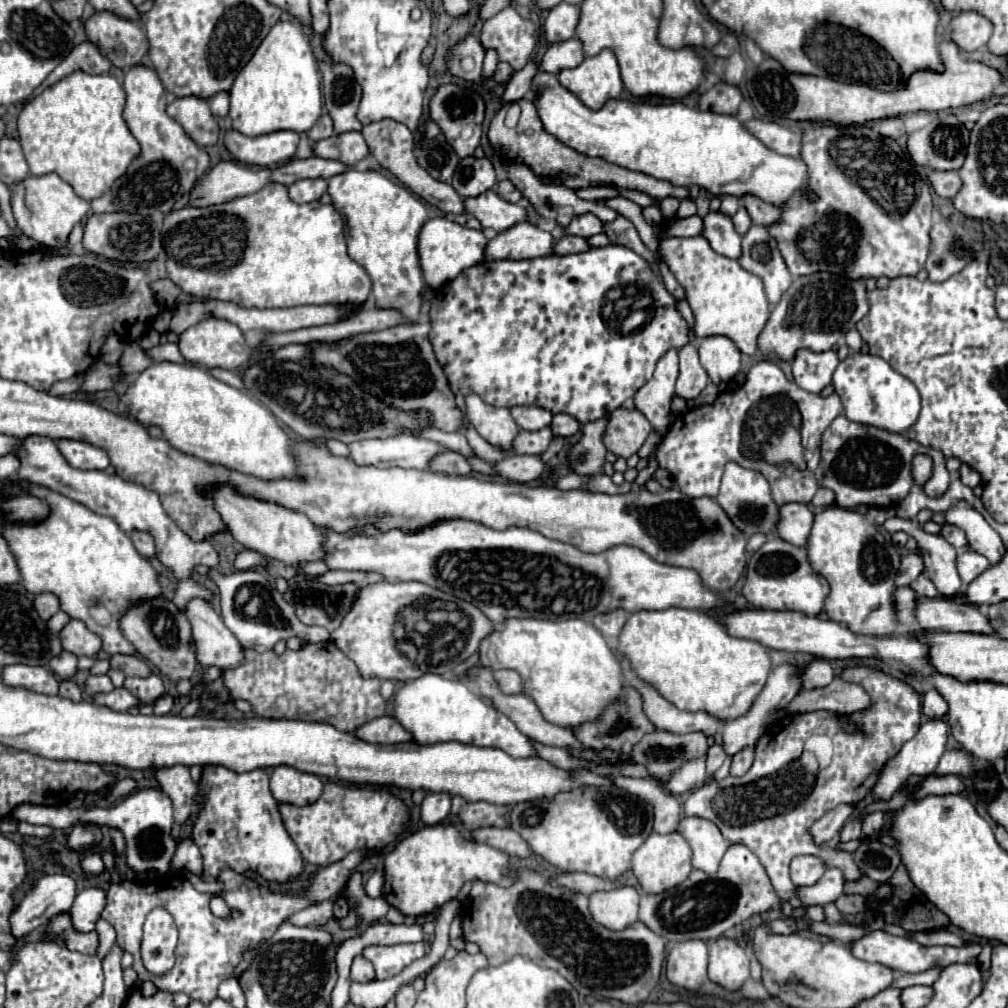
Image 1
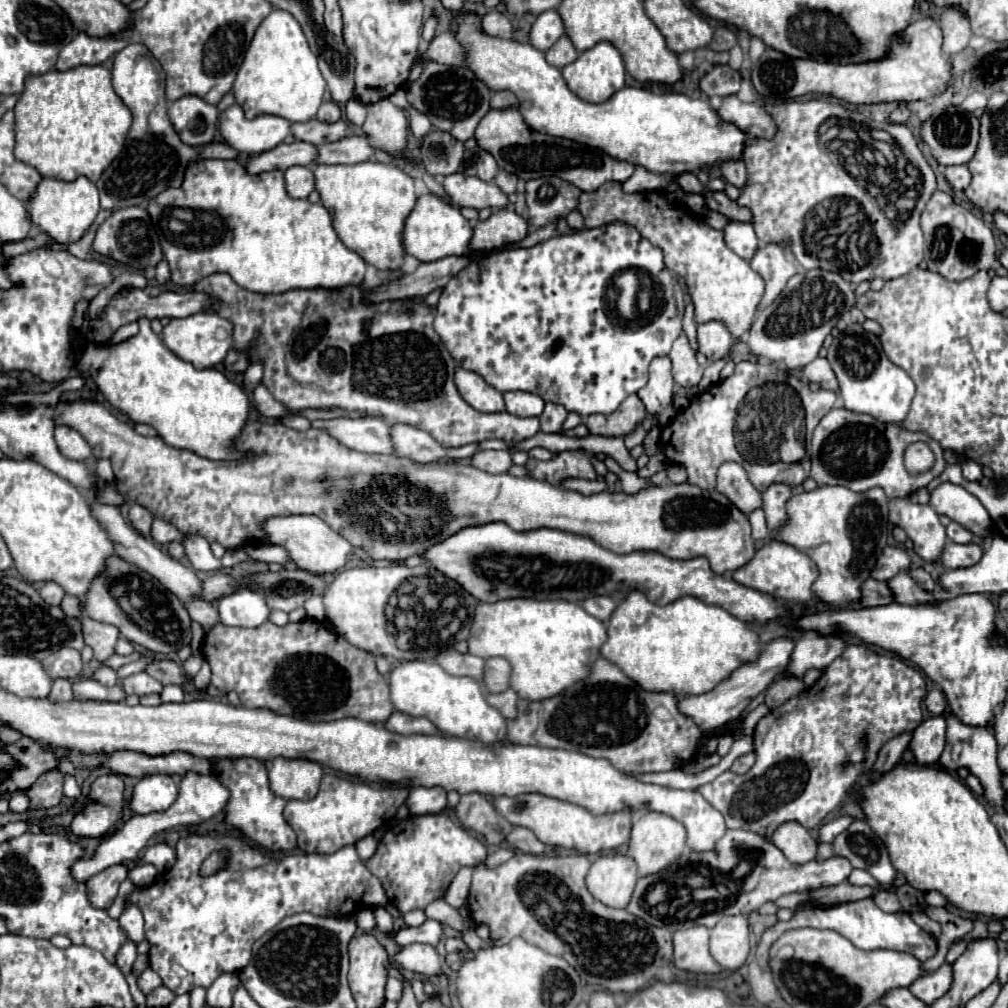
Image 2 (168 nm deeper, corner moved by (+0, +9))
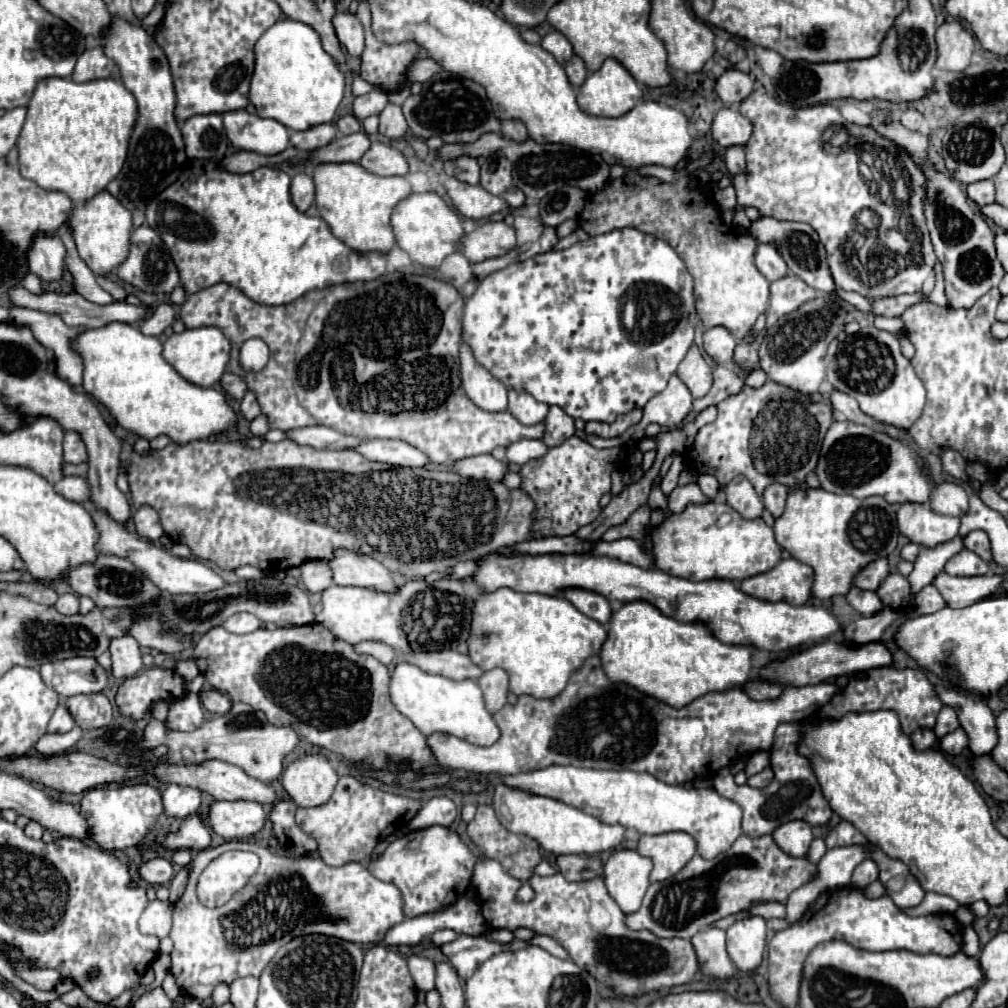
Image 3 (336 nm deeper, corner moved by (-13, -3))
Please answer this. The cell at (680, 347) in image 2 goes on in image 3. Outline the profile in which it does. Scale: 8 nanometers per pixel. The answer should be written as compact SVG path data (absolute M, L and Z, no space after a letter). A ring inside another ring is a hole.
M692 345L688 349L686 357L678 365L676 375L684 381L684 385L690 389L694 399L704 397L712 387L712 367L704 361L704 357L696 345Z

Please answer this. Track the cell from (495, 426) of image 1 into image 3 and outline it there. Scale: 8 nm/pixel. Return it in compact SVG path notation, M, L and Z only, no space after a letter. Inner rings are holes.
M460 341L460 377L466 395L484 411L504 411L508 407L506 387L492 377L472 355L472 349Z

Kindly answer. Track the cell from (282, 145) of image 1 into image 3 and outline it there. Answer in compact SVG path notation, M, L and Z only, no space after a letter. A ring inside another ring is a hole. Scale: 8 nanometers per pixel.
M246 109L226 111L222 113L222 121L226 125L228 139L236 149L254 151L260 155L276 155L290 143L290 133L282 123L262 119Z

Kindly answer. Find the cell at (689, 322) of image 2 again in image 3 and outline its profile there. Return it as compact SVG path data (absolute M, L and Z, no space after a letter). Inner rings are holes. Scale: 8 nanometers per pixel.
M716 367L714 371L714 385L710 389L710 393L706 397L700 397L694 401L694 413L700 413L702 409L710 407L710 405L718 405L720 401L724 401L726 397L740 393L744 389L744 379L740 375L736 377L726 377L722 367Z

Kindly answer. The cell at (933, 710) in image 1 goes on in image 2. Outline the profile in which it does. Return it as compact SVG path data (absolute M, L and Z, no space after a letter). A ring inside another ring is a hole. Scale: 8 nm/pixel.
M933 689L927 693L925 697L925 707L933 713L933 715L941 715L945 711L945 699L943 693L939 689Z

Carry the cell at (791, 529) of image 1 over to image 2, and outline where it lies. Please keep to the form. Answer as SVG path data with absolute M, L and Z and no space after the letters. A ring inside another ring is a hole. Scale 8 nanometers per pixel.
M773 483L763 493L763 511L767 517L769 531L777 531L779 527L785 525L785 521L787 521L785 505L787 505L791 495L793 495L791 487L783 485L783 483Z

